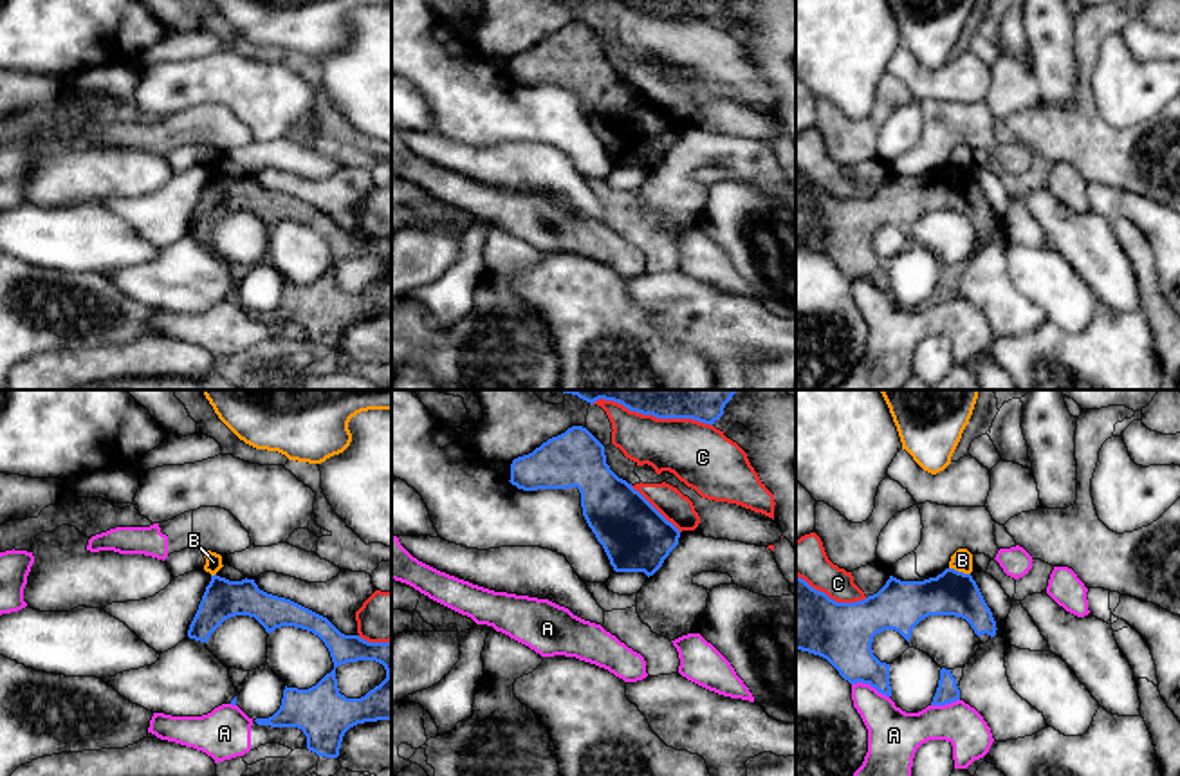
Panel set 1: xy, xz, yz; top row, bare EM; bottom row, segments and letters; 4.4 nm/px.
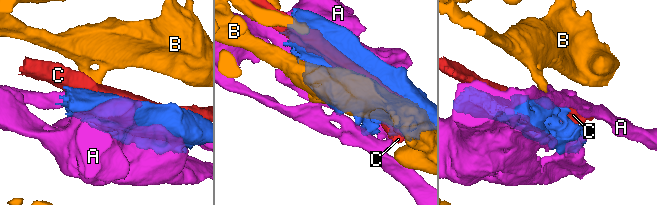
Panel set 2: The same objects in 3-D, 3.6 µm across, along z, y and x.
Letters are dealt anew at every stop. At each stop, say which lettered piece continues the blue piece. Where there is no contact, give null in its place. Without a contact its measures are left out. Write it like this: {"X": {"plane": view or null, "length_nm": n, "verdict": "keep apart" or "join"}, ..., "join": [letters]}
{"A": {"plane": "yz", "length_nm": 180, "verdict": "keep apart"}, "B": {"plane": "yz", "length_nm": 100, "verdict": "keep apart"}, "C": {"plane": "yz", "length_nm": 340, "verdict": "keep apart"}, "join": []}

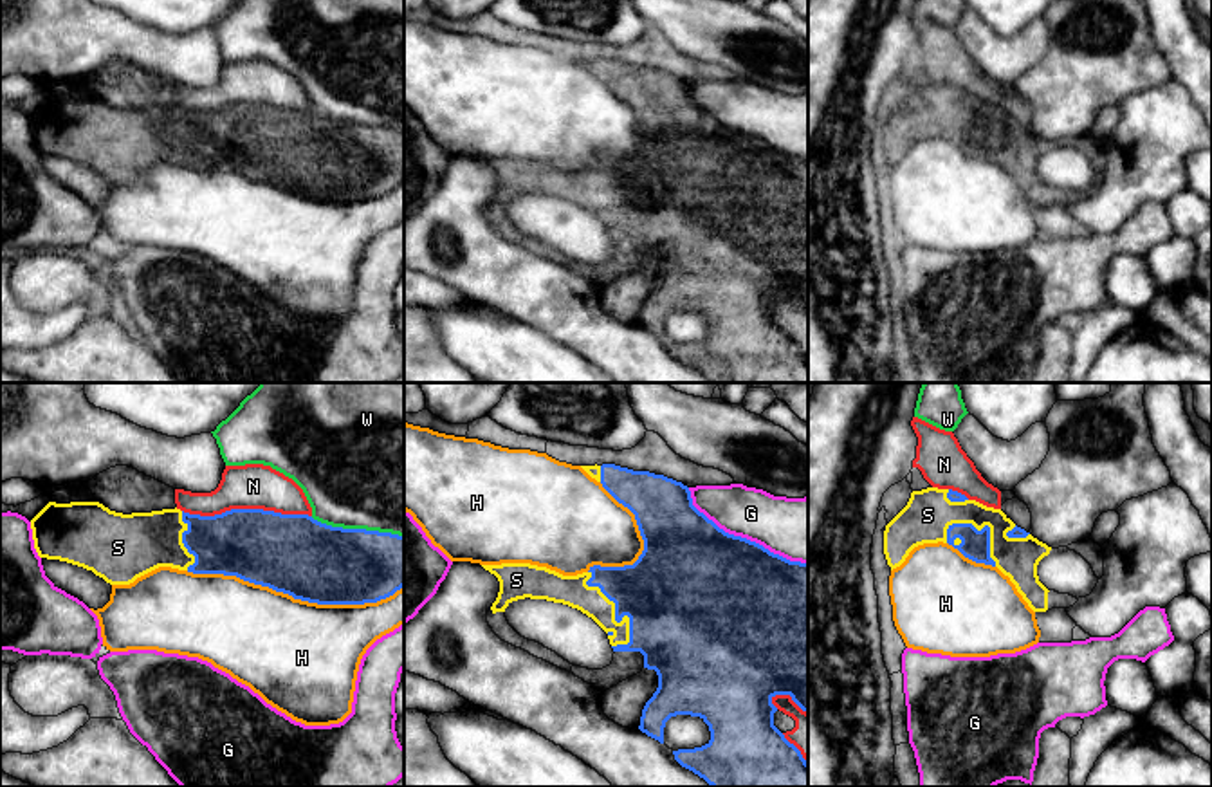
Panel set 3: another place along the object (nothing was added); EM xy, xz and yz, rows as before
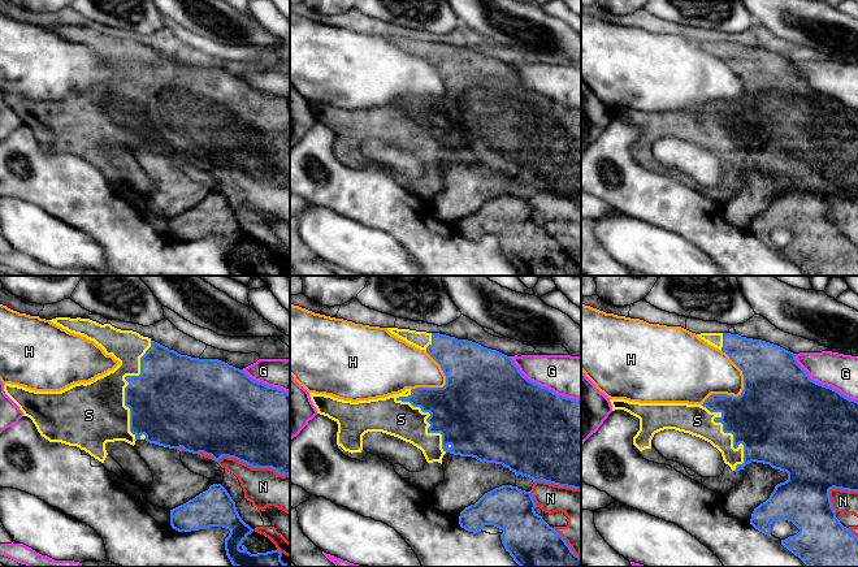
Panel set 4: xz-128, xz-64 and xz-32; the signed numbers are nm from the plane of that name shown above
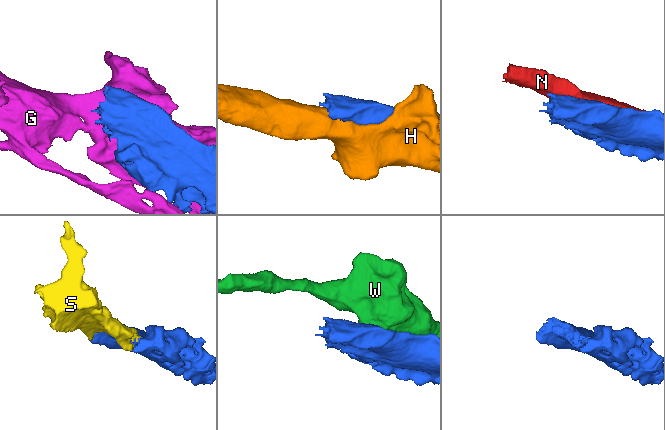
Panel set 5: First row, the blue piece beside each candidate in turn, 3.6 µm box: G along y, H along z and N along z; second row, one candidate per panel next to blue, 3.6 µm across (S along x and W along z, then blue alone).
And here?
{"G": {"plane": "xz", "length_nm": 650, "verdict": "keep apart"}, "H": {"plane": "xy", "length_nm": 950, "verdict": "keep apart"}, "N": {"plane": "xy", "length_nm": 600, "verdict": "keep apart"}, "S": {"plane": "xz", "length_nm": 380, "verdict": "join"}, "W": {"plane": "xy", "length_nm": 420, "verdict": "keep apart"}, "join": ["S"]}

